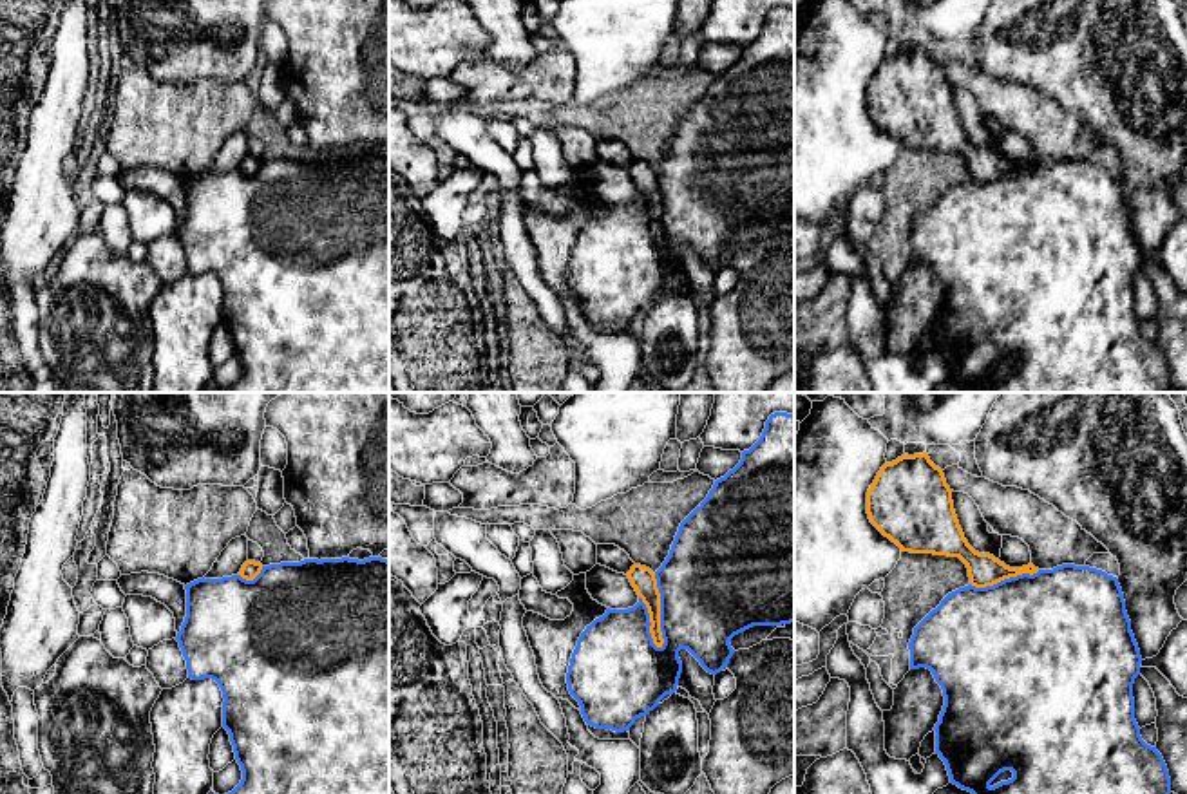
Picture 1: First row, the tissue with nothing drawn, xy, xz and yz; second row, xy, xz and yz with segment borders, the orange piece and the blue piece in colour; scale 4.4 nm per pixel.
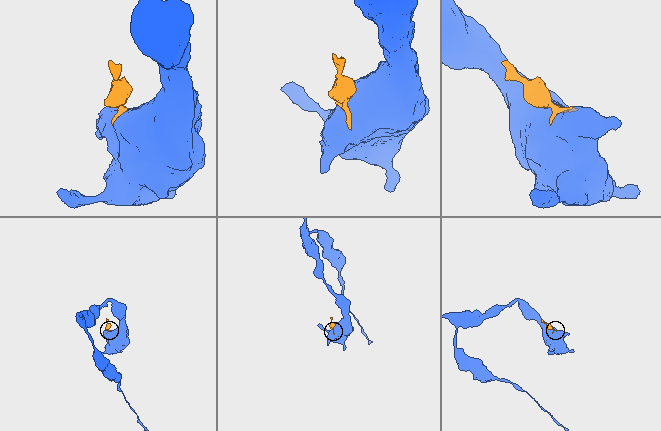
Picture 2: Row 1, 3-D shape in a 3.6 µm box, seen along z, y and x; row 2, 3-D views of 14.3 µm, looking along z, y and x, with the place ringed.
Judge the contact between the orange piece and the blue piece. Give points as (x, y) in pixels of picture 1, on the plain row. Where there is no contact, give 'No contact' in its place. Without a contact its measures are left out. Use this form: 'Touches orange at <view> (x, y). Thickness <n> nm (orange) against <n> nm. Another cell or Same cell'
Touches orange at xz (659, 207). Thickness 110 nm (orange) against 460 nm. Another cell

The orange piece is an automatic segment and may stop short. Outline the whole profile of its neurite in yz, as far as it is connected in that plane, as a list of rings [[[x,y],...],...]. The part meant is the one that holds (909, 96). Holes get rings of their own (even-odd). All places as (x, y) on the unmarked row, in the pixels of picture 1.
[[[926,47],[905,49],[881,61],[867,87],[867,109],[870,118],[901,147],[959,152],[975,183],[1039,166],[1031,157],[1010,163],[968,139],[945,69]]]

